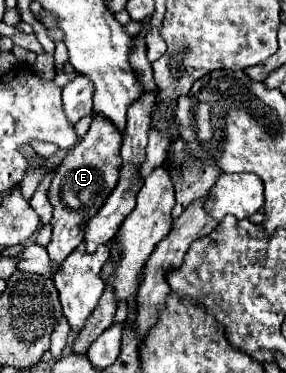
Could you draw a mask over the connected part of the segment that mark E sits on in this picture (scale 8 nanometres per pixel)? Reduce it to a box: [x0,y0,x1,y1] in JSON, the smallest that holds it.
[46,114,122,264]

